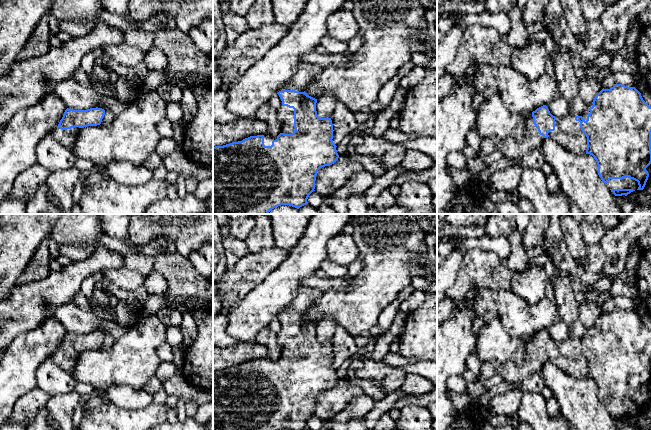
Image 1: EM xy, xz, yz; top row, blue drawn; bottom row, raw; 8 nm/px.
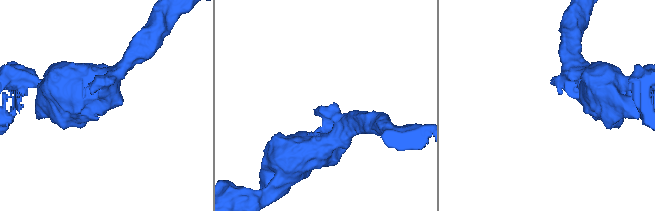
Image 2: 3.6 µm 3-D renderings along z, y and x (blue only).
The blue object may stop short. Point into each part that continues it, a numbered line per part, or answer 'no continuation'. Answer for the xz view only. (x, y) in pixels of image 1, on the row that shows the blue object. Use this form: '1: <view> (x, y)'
1: xz (306, 72)
2: xz (285, 114)

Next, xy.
1: xy (67, 138)

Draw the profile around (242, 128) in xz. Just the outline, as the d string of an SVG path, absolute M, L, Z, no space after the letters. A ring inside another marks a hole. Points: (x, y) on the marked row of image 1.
M238 118L219 125L213 122L213 147L242 141L250 136L267 135L268 124L257 118Z

